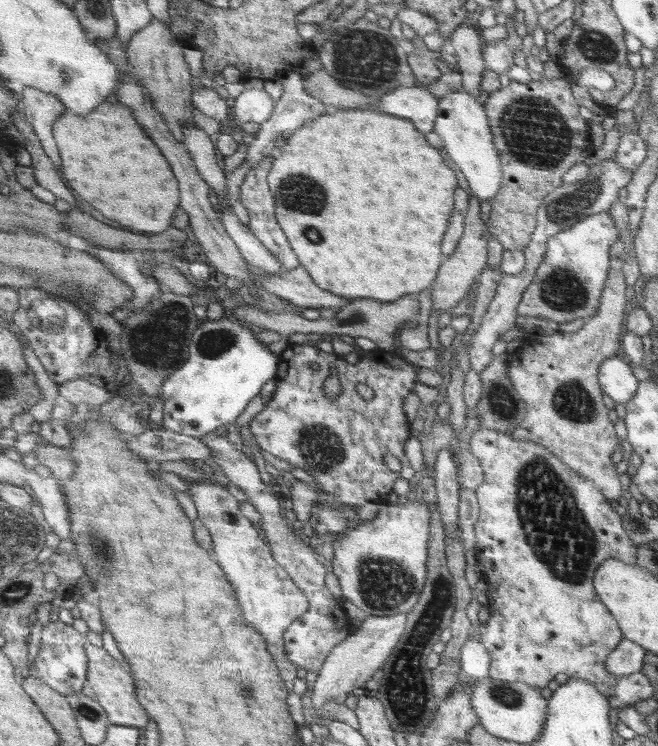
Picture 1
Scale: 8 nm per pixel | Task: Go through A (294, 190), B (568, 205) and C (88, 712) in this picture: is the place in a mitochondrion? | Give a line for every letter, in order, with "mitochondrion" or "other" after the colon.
A: mitochondrion
B: mitochondrion
C: mitochondrion

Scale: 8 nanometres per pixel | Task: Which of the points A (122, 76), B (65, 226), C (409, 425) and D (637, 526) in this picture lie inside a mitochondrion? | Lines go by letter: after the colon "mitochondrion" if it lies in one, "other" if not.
A: other
B: other
C: other
D: mitochondrion

